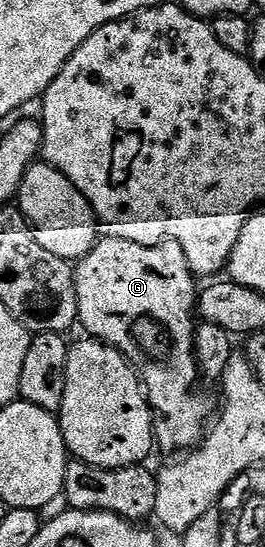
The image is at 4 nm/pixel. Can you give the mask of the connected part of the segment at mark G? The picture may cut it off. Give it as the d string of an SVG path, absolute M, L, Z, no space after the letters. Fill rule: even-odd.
M117 235L121 236L98 239L93 249L76 261L77 319L92 339L122 352L137 372L153 410L156 447L185 454L204 440L215 416L212 398L197 388L195 313L199 284L176 242L143 244L128 235Z

